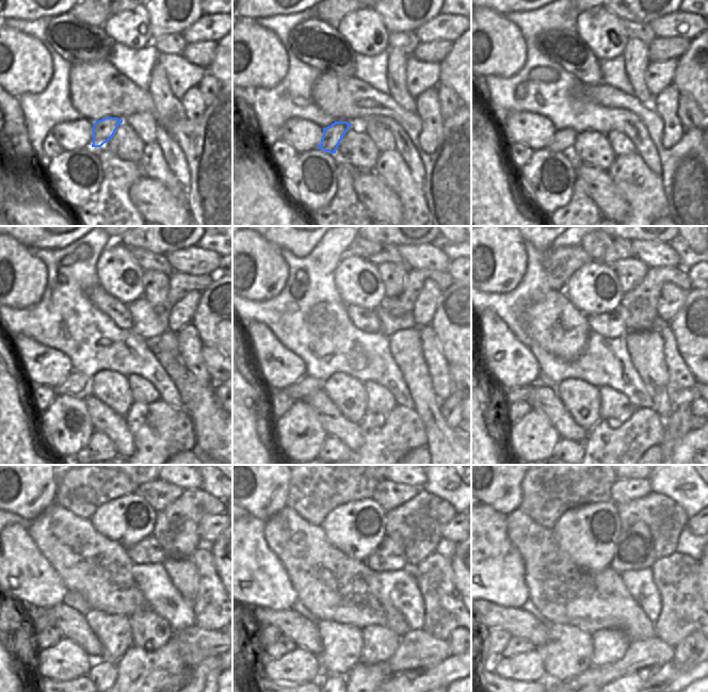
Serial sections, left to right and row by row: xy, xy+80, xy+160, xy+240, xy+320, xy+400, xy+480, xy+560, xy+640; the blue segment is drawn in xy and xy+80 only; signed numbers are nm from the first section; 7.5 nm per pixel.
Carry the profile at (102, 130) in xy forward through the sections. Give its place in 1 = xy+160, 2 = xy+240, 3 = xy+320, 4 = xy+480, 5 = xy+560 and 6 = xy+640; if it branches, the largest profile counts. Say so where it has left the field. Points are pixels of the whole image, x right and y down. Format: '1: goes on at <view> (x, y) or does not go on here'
1: goes on at xy+160 (563, 141)
2: goes on at xy+240 (77, 384)
3: goes on at xy+320 (301, 389)
4: goes on at xy+480 (37, 623)
5: goes on at xy+560 (261, 638)
6: goes on at xy+640 (494, 641)

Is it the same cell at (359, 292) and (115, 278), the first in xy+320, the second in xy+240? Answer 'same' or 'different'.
same

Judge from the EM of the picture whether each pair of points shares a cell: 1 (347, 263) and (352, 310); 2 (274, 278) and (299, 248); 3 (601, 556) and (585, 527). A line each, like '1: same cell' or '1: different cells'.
1: different cells
2: different cells
3: same cell

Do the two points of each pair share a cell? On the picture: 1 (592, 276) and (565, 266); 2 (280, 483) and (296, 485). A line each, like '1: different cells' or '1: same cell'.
1: different cells
2: different cells

